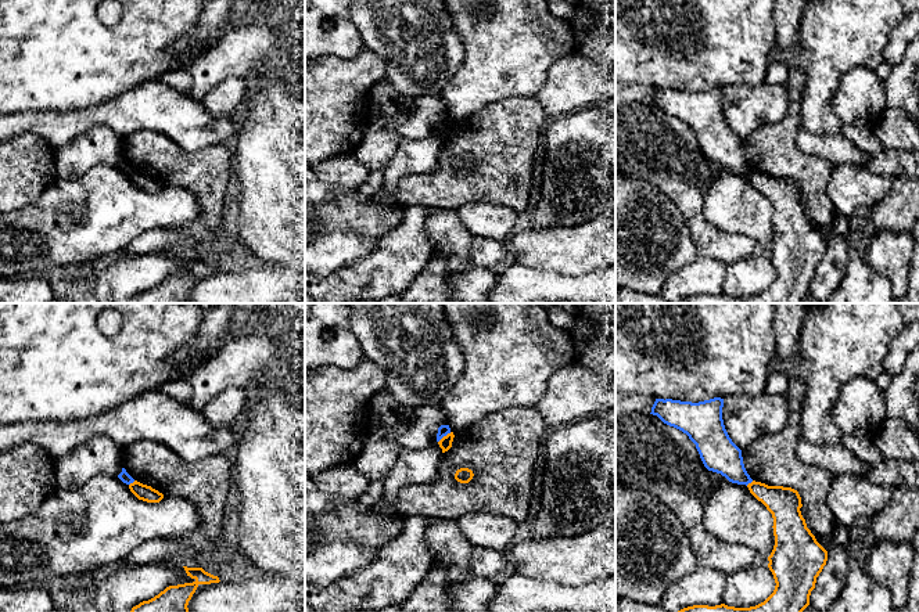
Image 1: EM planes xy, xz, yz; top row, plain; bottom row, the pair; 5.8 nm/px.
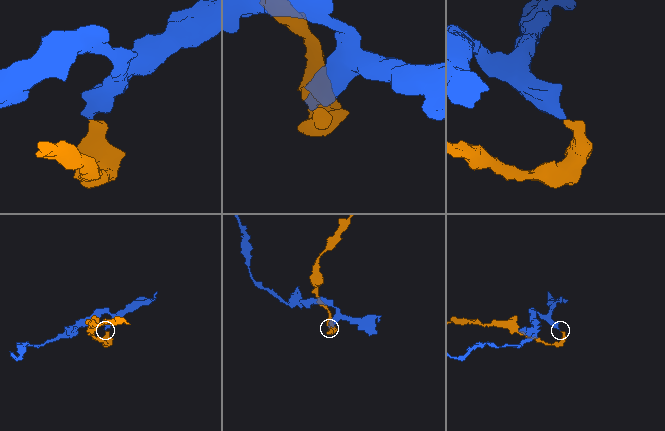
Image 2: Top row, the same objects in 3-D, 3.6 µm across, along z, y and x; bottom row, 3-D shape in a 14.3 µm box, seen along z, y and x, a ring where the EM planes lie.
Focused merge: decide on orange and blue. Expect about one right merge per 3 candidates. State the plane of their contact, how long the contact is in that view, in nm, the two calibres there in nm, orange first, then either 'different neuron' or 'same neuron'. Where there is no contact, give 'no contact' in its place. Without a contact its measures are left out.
xz | 100 nm | 80/60 nm | different neuron

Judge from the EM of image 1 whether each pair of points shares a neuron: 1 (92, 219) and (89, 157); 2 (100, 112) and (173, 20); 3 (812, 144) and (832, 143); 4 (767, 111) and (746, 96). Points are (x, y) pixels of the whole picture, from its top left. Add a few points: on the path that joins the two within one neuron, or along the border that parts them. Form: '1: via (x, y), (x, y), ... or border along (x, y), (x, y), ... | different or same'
1: border along (117, 165), (94, 165), (75, 179), (57, 177) | different
2: border along (142, 82), (82, 110) | different
3: via (817, 144), (828, 144) | same
4: via (761, 105), (756, 105), (751, 101) | same

